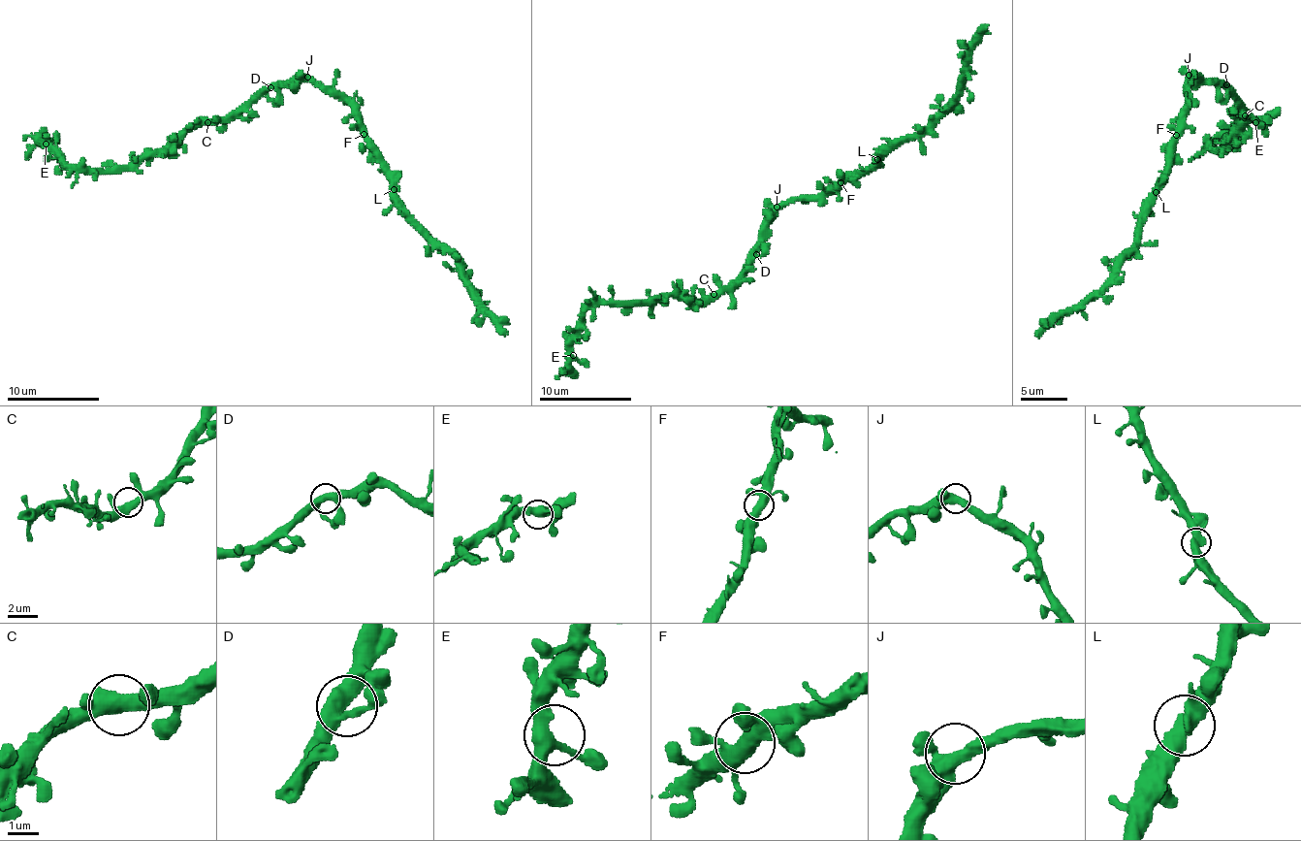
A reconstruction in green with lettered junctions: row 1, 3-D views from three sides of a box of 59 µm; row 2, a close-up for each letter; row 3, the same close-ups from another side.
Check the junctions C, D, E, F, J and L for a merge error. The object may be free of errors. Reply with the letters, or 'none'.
none

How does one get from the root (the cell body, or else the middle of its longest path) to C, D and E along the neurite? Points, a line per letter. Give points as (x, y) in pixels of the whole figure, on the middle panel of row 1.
C: (778, 209), (739, 278), (713, 294)
D: (778, 209), (768, 226), (766, 240), (756, 254)
E: (778, 209), (739, 278), (706, 299), (661, 296), (592, 307), (571, 342), (573, 355)

